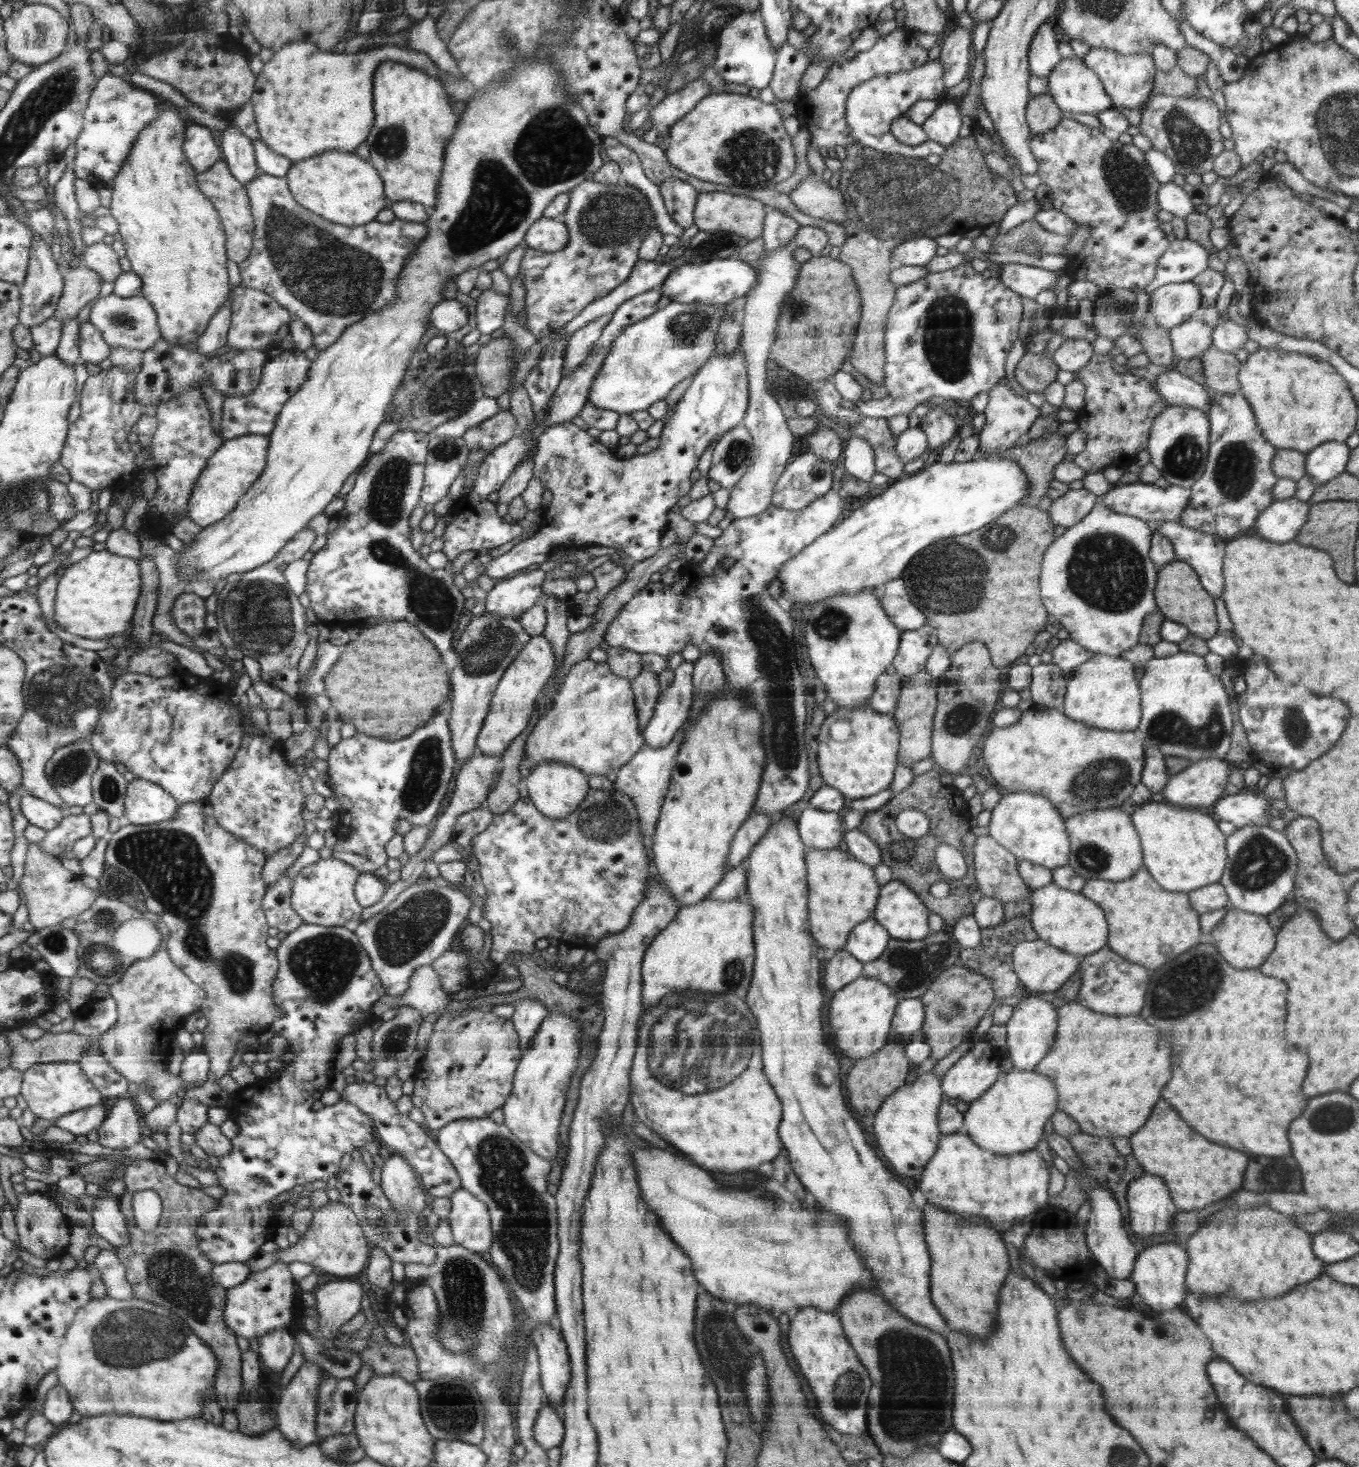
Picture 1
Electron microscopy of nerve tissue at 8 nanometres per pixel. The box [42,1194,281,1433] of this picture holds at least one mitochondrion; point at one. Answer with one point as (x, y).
(129, 1340)

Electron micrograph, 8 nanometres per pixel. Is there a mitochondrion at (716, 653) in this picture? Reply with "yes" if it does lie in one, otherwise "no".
no

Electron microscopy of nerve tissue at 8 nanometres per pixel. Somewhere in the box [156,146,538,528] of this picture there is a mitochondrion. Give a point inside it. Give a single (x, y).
(332, 277)

